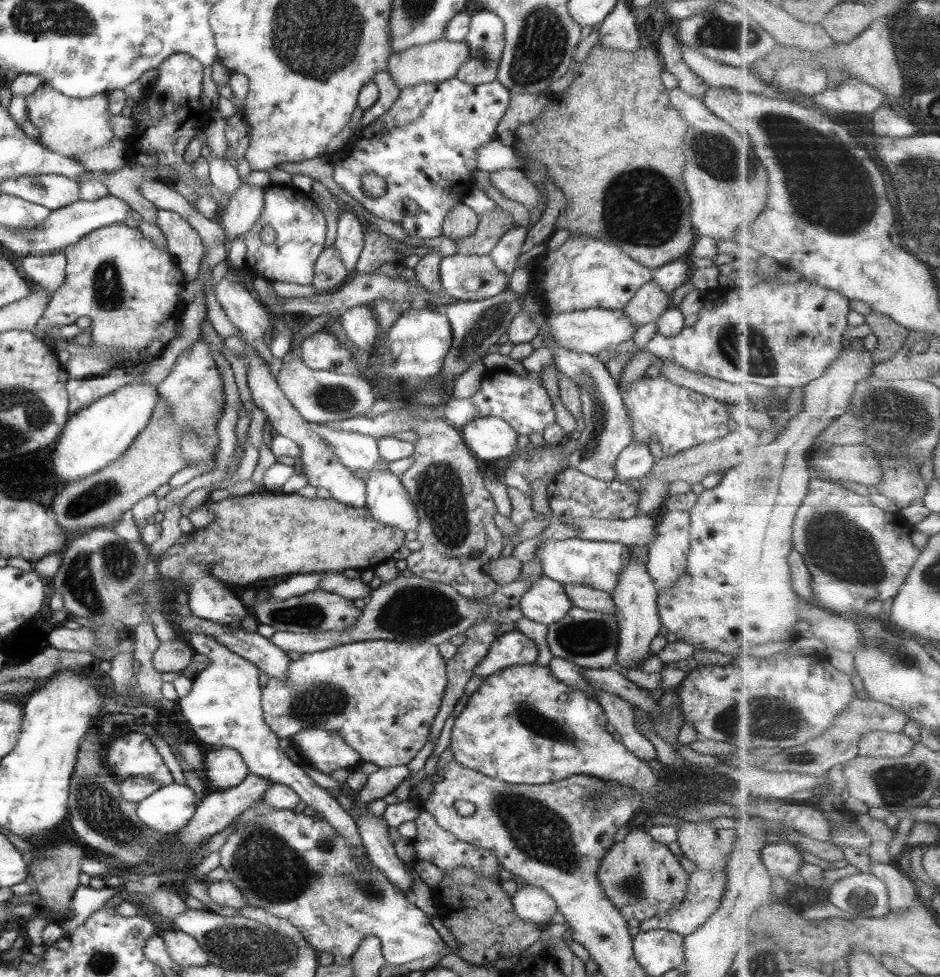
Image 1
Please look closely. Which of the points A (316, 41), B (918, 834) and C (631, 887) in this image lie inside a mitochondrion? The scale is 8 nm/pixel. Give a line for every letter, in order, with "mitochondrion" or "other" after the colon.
A: mitochondrion
B: other
C: mitochondrion

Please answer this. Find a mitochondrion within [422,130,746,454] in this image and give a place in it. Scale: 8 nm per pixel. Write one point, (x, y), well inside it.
(650, 220)

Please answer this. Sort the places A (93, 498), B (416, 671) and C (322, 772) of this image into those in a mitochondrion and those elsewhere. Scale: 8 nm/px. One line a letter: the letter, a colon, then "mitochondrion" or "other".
A: mitochondrion
B: other
C: other

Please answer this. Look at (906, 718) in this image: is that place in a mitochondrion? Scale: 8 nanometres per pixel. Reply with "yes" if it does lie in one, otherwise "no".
no

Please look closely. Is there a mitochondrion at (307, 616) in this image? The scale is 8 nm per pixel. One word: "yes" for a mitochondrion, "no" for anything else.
yes

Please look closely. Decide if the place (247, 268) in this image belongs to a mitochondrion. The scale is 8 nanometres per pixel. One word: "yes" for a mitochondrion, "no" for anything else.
no

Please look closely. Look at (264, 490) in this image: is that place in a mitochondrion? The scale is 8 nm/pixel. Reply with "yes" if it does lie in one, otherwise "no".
no

